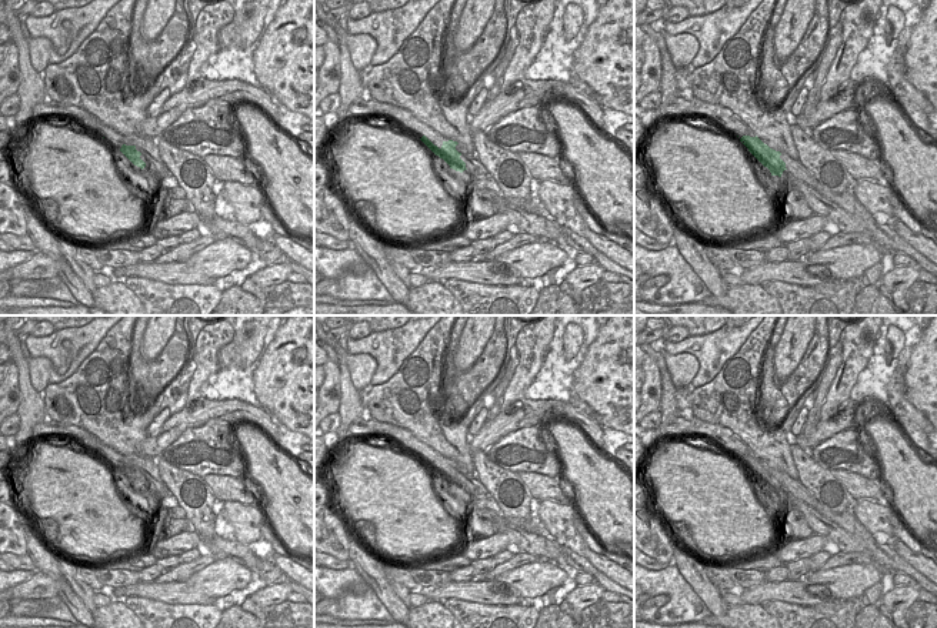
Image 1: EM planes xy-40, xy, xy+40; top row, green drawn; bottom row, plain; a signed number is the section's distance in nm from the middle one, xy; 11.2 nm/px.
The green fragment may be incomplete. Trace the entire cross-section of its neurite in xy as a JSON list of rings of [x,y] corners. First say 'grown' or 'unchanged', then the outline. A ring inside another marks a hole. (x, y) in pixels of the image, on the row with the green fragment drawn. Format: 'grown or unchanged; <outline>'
unchanged; [[[426,136],[420,138],[436,156],[443,158],[450,168],[463,173],[466,168],[466,163],[460,158],[461,153],[456,150],[457,141],[449,140],[443,141],[443,146],[439,148],[434,146]]]

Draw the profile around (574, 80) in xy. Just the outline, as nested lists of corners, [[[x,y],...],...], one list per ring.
[[[571,69],[570,83],[576,90],[578,90],[583,96],[596,101],[600,106],[600,96],[587,84],[584,83]]]

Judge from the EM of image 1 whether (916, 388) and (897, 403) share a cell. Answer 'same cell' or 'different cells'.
different cells

